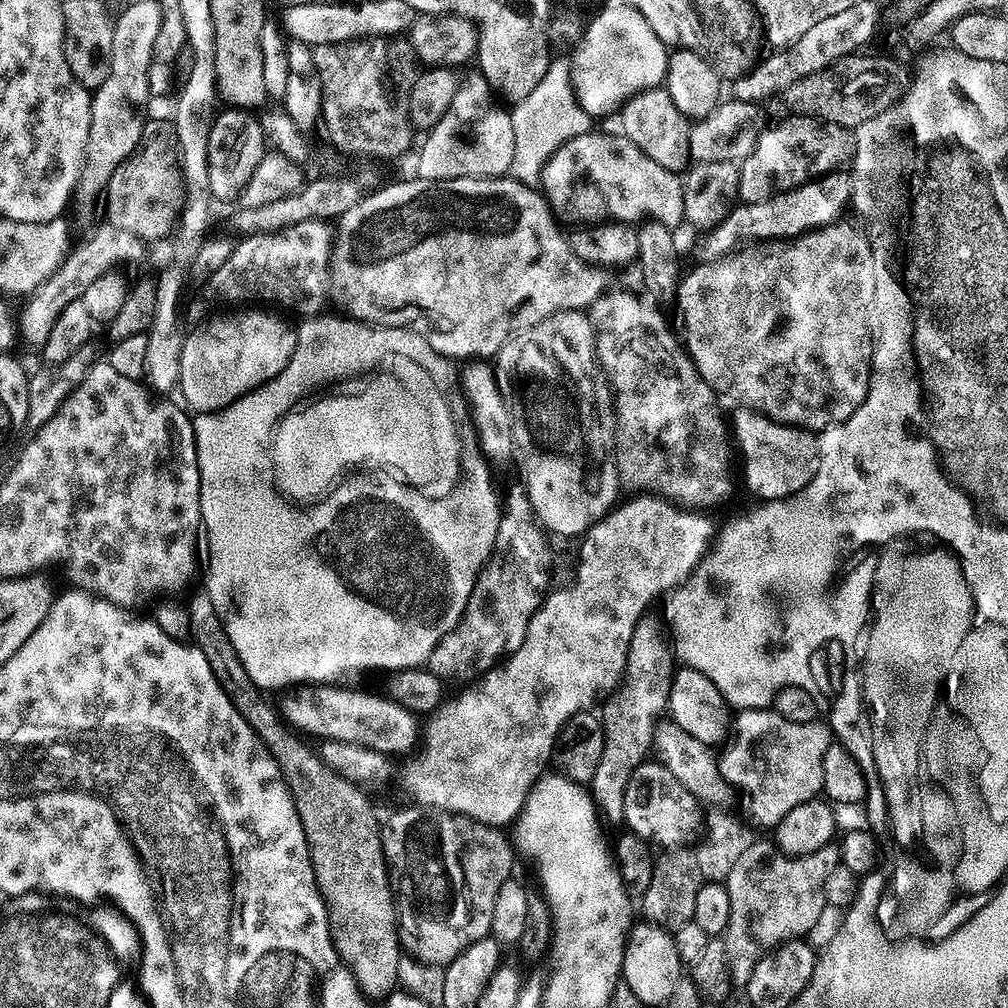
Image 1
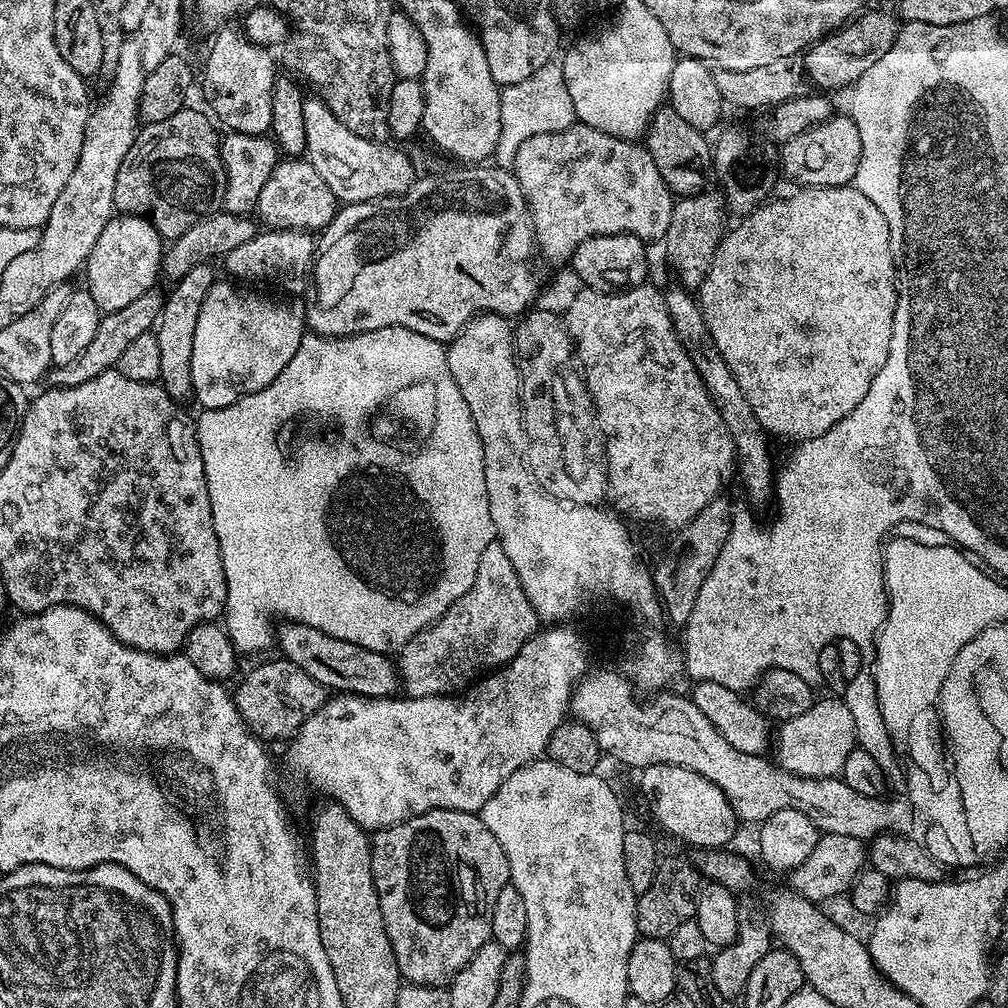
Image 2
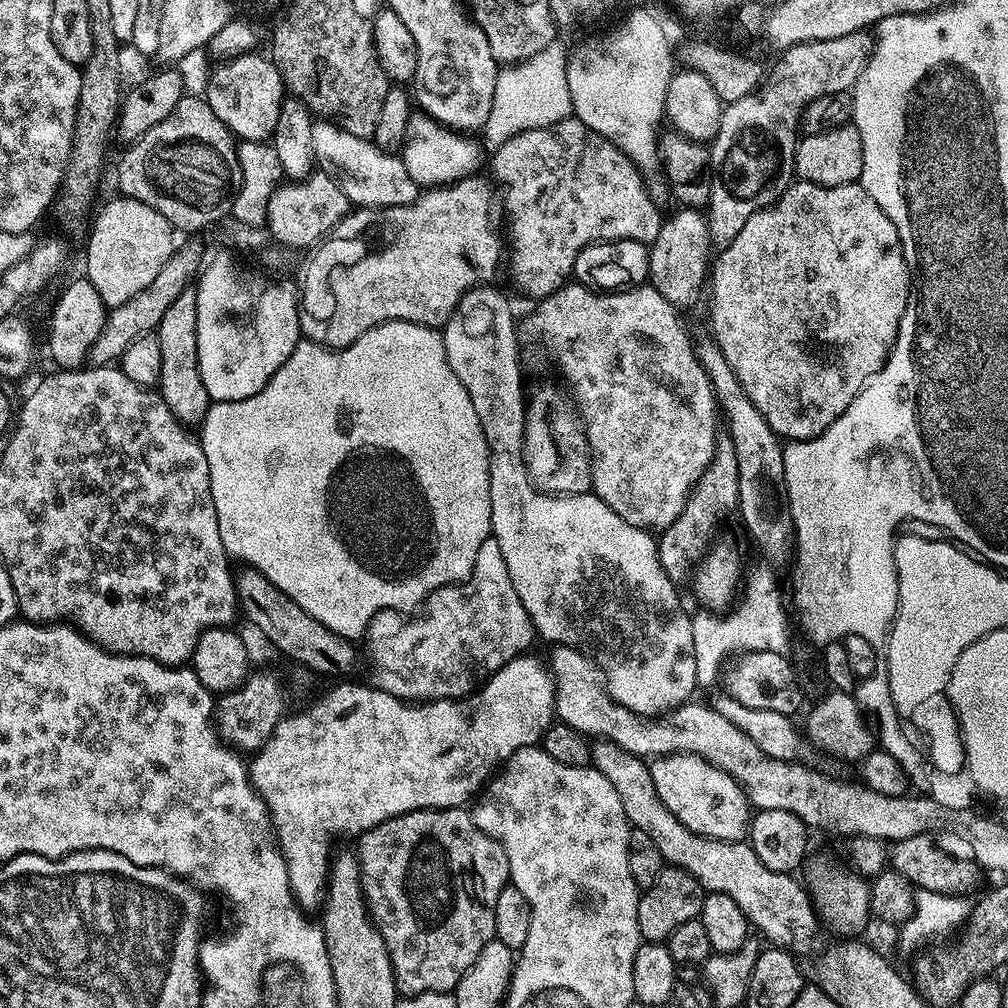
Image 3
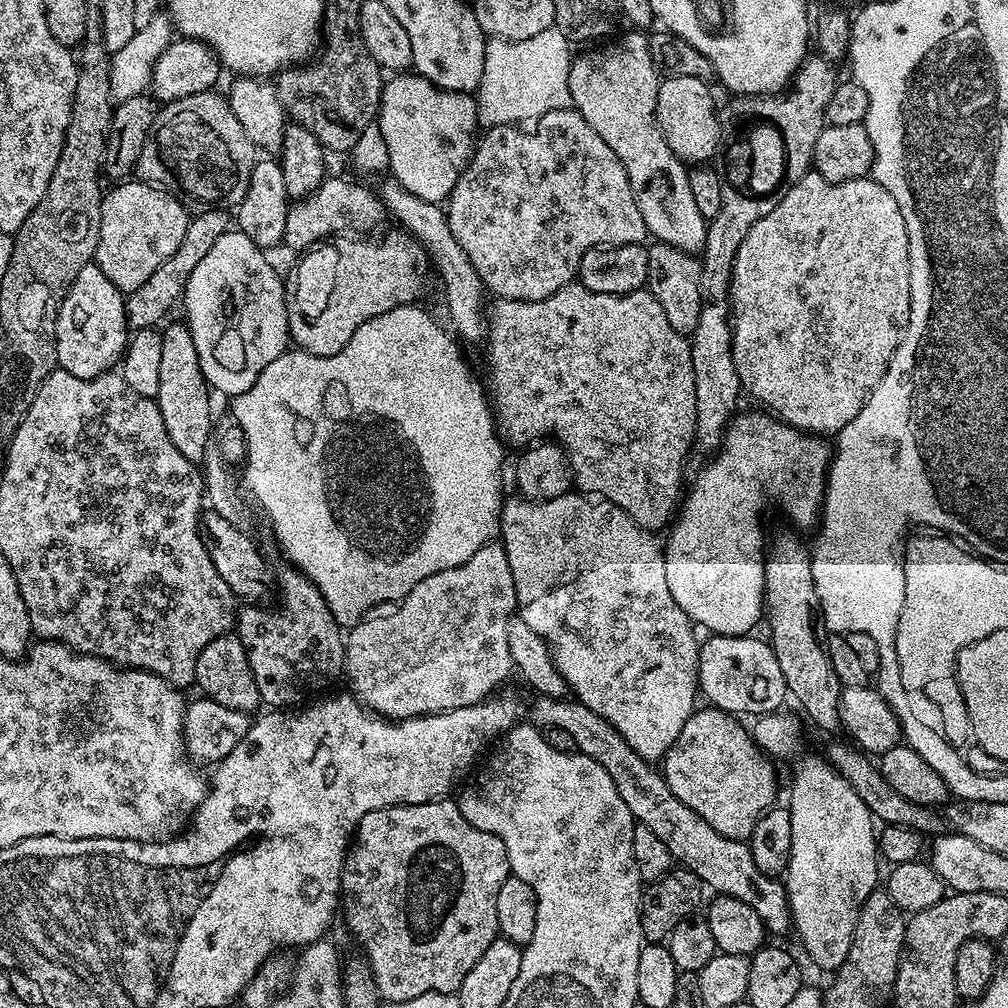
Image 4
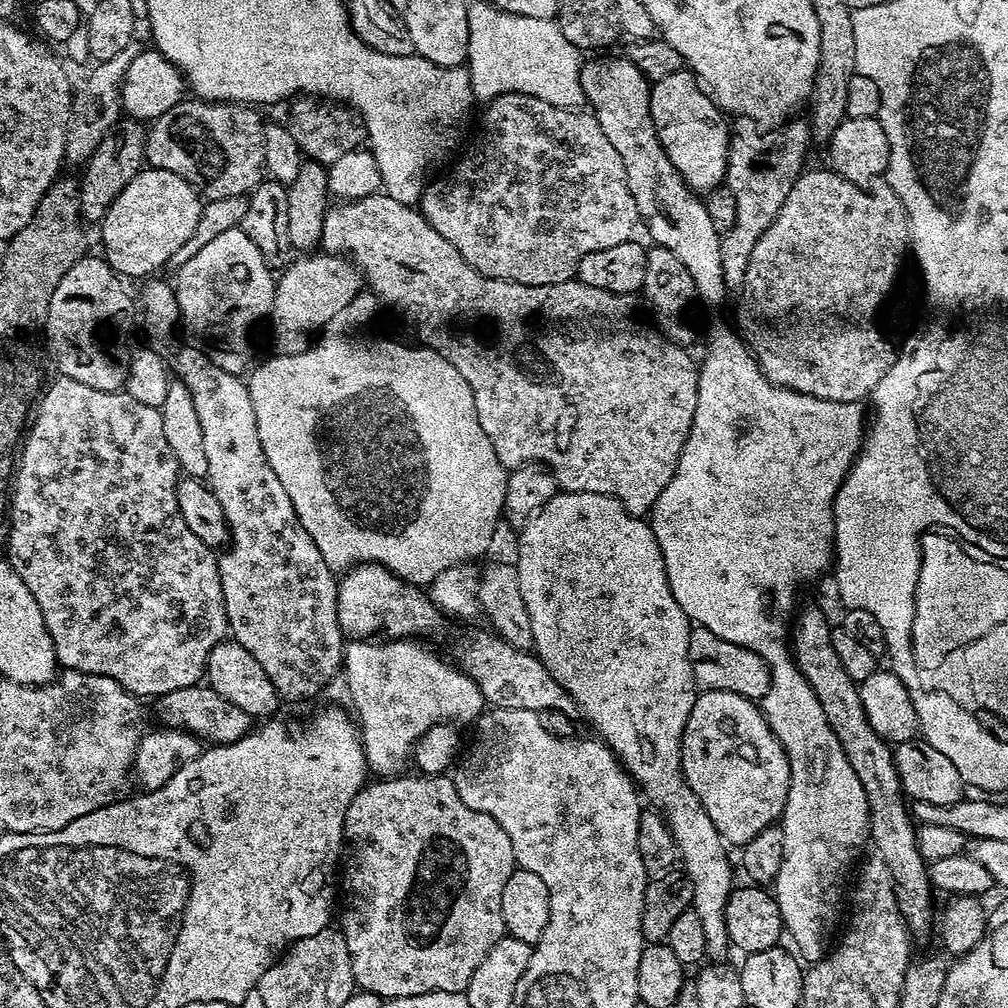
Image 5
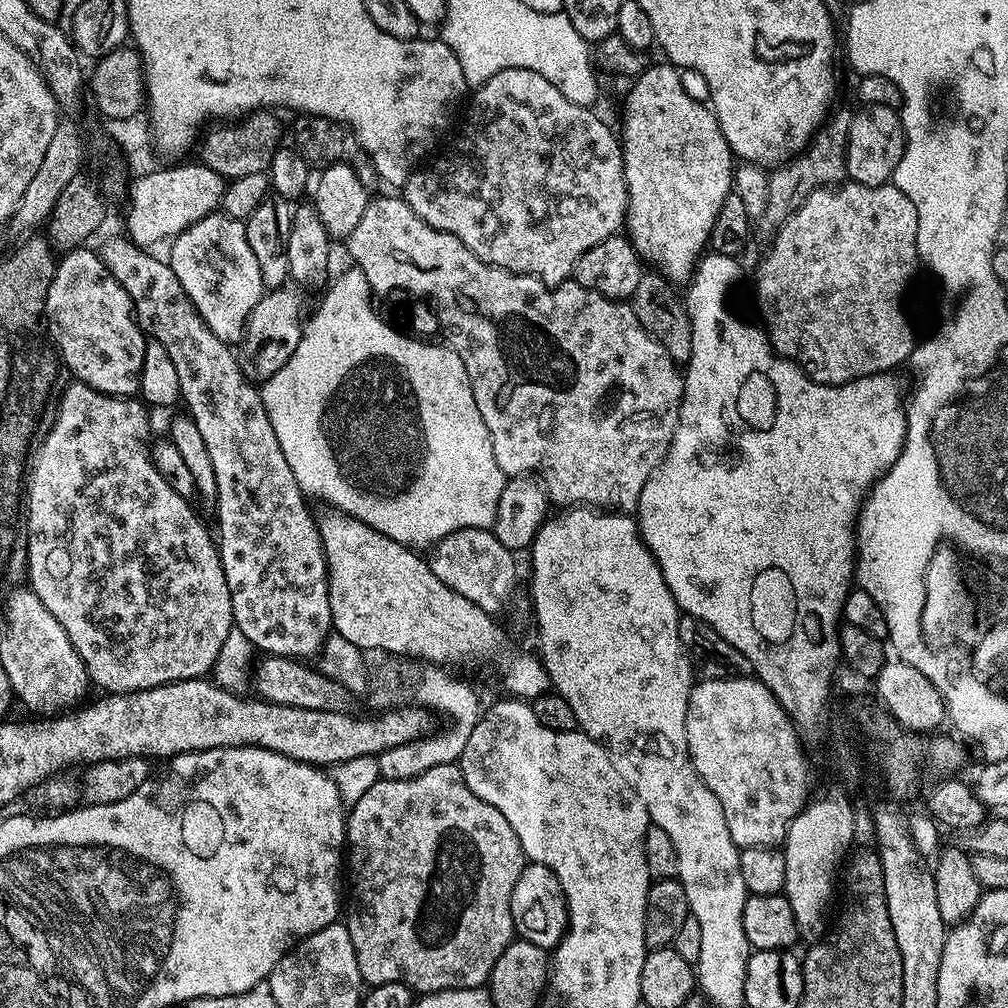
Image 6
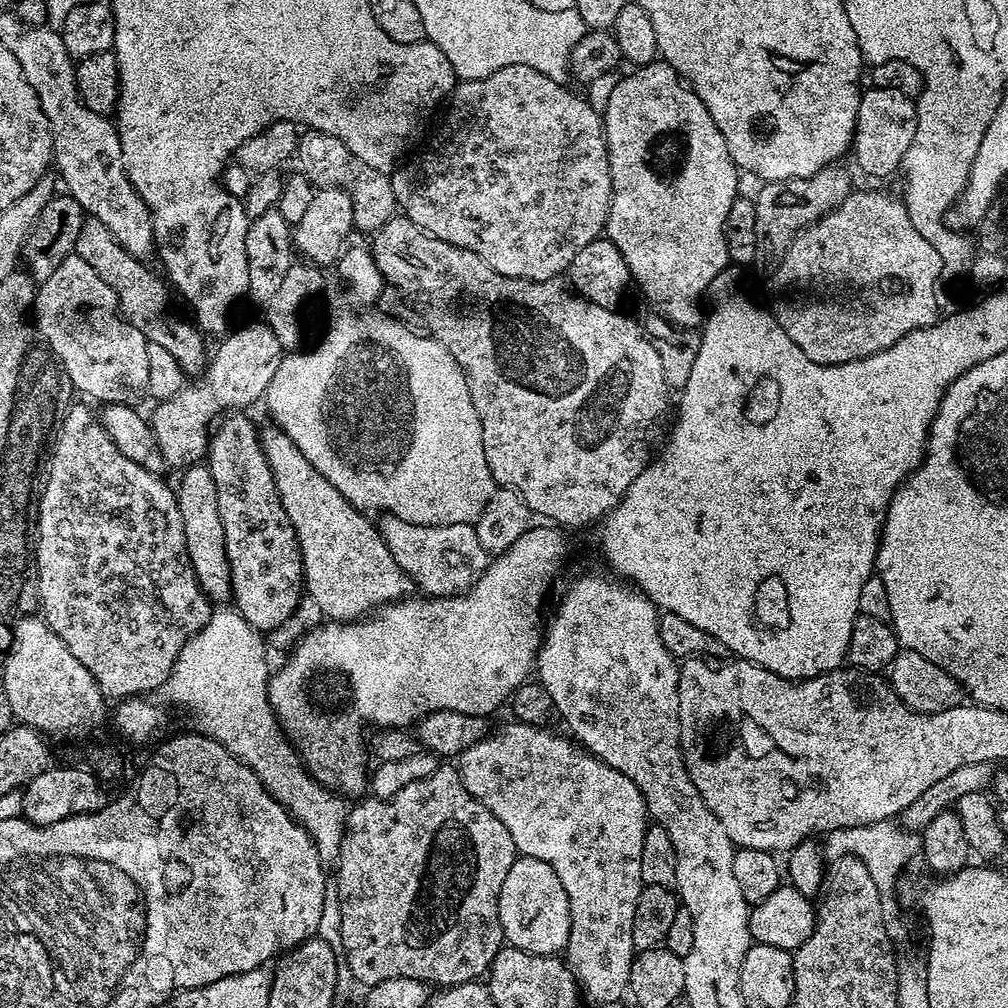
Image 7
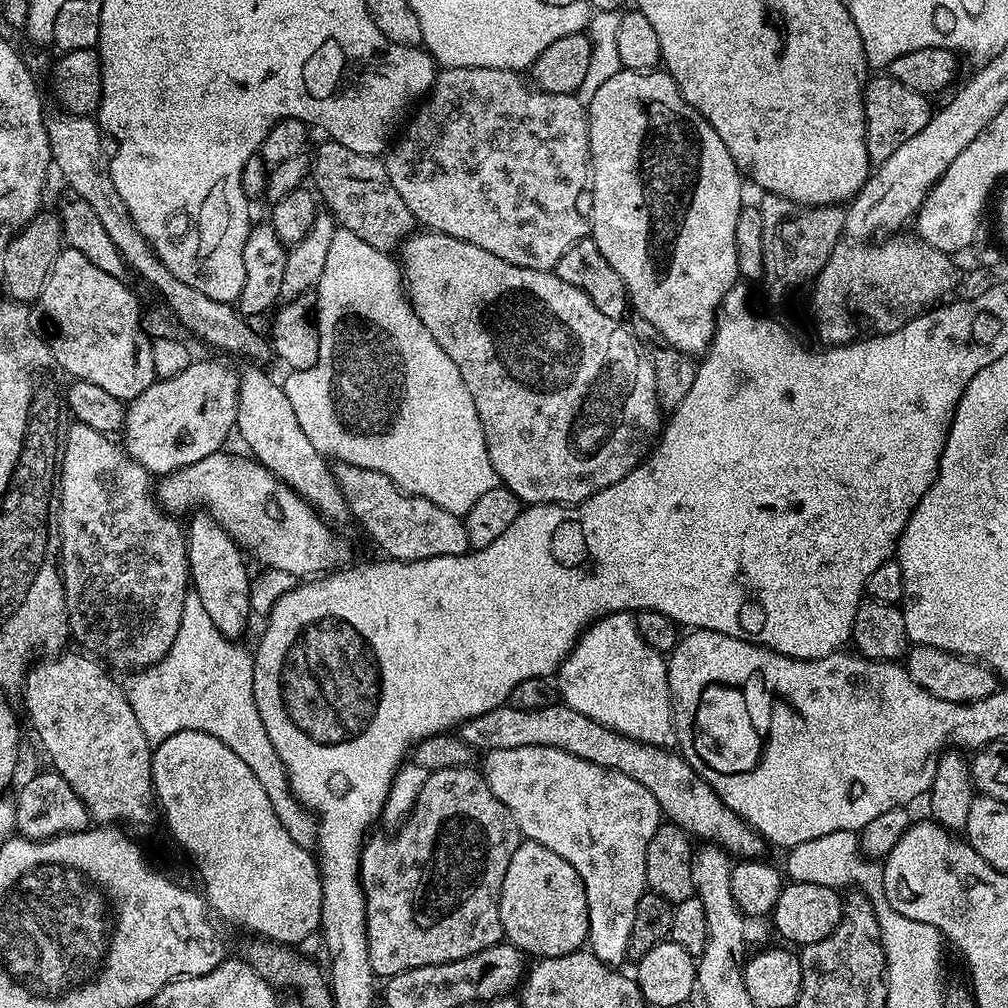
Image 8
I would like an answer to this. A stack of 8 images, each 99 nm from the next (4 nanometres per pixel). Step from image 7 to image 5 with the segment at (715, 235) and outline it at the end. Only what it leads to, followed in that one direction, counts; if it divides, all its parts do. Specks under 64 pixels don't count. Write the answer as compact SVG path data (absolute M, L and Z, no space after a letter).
M691 71L666 74L650 88L650 118L658 134L658 142L666 152L674 170L693 190L711 190L725 183L728 165L730 131L725 113L702 87Z

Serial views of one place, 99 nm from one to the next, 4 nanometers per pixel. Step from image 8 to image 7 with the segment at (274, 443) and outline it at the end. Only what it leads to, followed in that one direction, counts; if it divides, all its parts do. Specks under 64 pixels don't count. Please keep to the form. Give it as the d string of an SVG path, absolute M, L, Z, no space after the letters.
M271 427L259 429L260 445L274 474L282 510L286 510L286 518L290 518L300 543L300 556L304 559L303 587L307 595L312 595L313 602L328 615L325 617L334 622L359 620L385 604L407 597L414 585L402 566L398 566L398 562L394 560L394 554L380 536L379 527L373 521L371 524L361 509L356 508L338 490L334 490L334 486L330 486L330 482L314 468L306 454L302 454L302 450L285 434L283 428Z

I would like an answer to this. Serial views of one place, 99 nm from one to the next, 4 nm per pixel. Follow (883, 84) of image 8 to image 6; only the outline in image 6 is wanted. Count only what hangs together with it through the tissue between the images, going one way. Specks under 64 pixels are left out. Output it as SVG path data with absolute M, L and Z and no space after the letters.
M866 104L853 115L846 150L847 179L862 186L882 186L896 175L896 167L904 153L904 127L900 113L891 104Z

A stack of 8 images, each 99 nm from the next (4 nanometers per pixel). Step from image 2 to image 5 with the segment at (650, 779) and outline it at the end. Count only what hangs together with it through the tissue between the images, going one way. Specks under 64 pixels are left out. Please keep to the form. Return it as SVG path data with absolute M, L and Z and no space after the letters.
M701 691L686 722L684 741L680 747L680 761L688 785L702 802L706 814L710 814L710 822L714 822L718 834L723 836L729 845L748 844L750 838L773 827L783 817L790 790L790 762L783 746L770 730L768 720L757 701L747 700L737 692Z

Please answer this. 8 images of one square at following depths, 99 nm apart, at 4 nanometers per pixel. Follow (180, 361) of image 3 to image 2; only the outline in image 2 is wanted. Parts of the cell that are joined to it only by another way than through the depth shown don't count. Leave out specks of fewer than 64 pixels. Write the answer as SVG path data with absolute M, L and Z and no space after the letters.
M203 263L187 270L180 280L171 285L172 293L163 297L160 305L160 319L155 326L158 338L162 370L159 383L170 394L170 398L177 402L193 395L192 375L190 374L190 358L194 358L194 330L198 327L198 310L202 310L202 302L206 294L218 283L218 276L212 269L211 263Z

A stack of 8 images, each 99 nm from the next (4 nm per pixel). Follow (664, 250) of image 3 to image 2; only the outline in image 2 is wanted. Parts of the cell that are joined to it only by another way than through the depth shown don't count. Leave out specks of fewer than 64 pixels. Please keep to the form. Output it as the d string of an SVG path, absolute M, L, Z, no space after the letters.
M705 190L693 196L679 197L672 205L672 217L662 247L668 251L668 260L676 271L679 287L699 289L712 265L714 254L726 235L724 228L726 205L723 195L716 190Z

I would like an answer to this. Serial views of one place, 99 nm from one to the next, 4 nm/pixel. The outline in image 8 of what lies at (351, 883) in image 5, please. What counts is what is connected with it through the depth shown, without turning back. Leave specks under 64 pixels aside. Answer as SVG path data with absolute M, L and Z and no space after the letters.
M475 767L467 768L451 768L450 770L438 770L437 772L429 772L426 782L422 786L422 794L418 794L418 802L414 806L414 810L410 814L410 818L402 827L395 829L394 834L384 834L388 836L369 835L365 839L364 847L360 850L360 885L364 891L364 905L366 906L366 938L368 939L368 965L372 968L373 973L377 977L387 978L405 972L406 970L414 970L418 966L434 966L435 964L445 964L446 962L454 962L458 958L470 958L474 954L478 954L482 950L486 950L490 946L501 943L505 939L504 927L502 926L502 918L500 917L500 895L502 894L502 878L506 878L506 866L510 866L510 858L514 858L514 850L518 850L522 839L520 828L514 822L514 818L510 814L510 810L506 810L506 806L502 806L502 802L498 802L498 798L494 798L494 794L490 790L490 786L484 780L483 775L479 771L475 772Z

